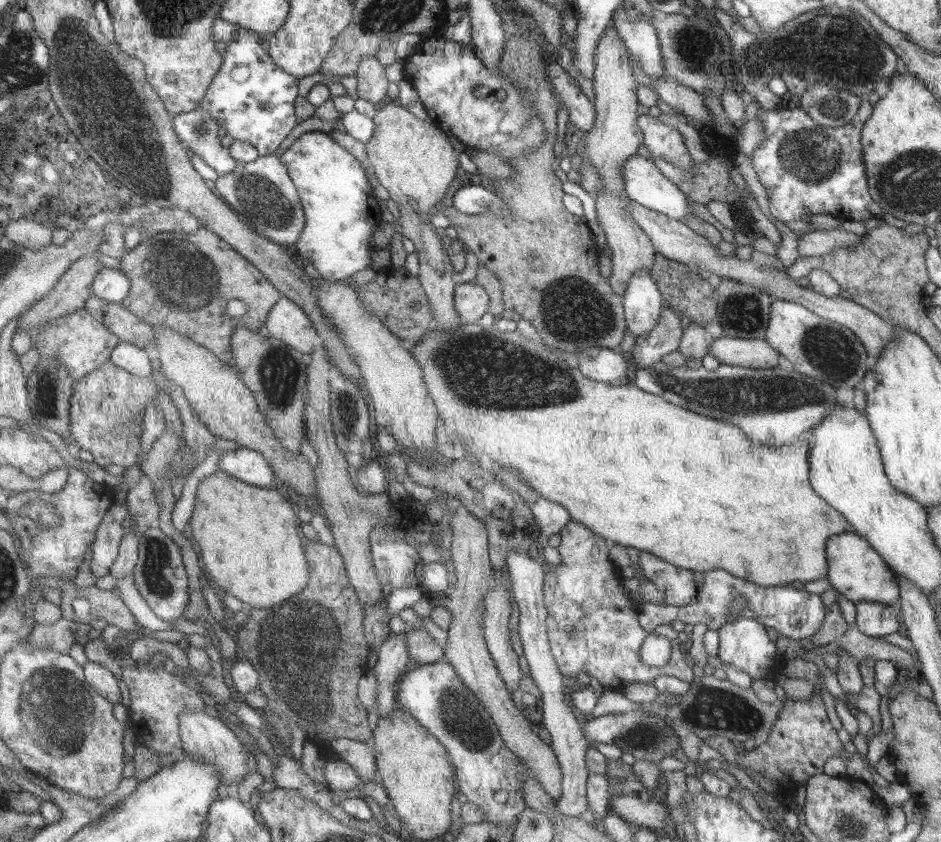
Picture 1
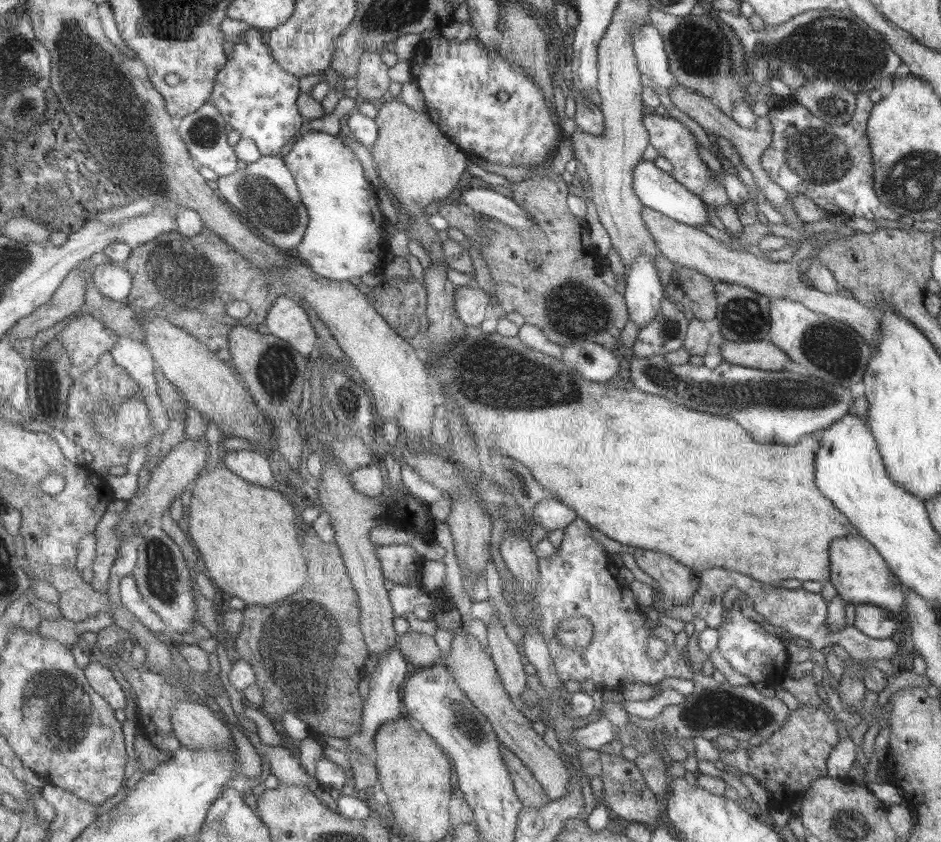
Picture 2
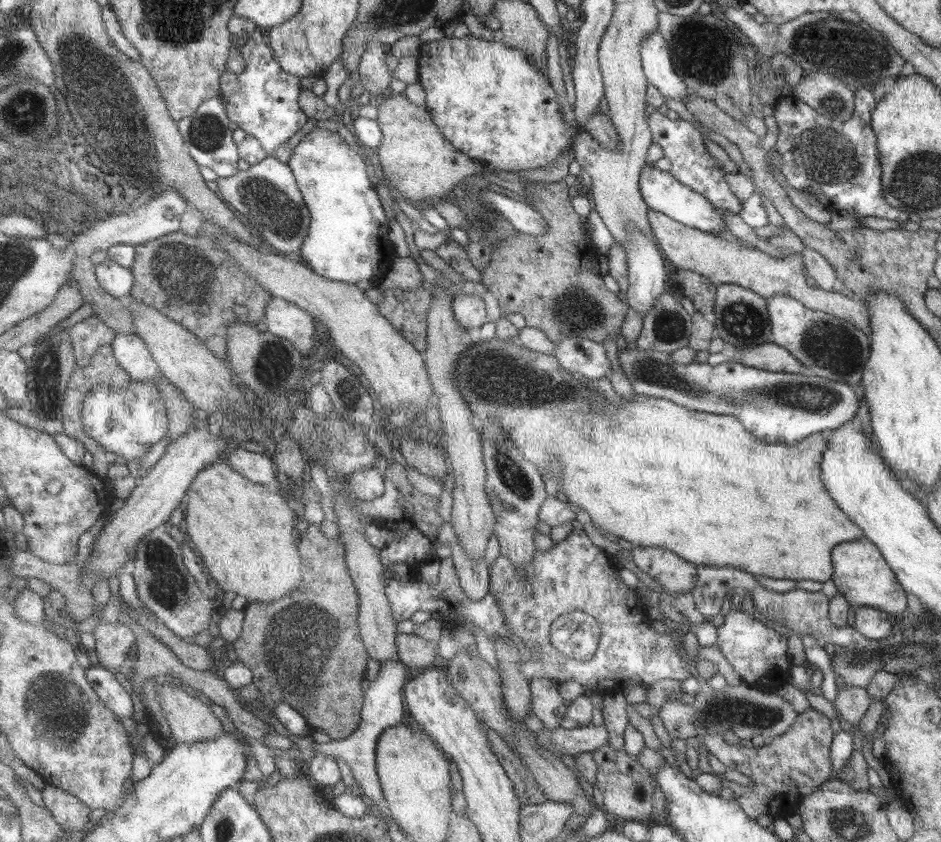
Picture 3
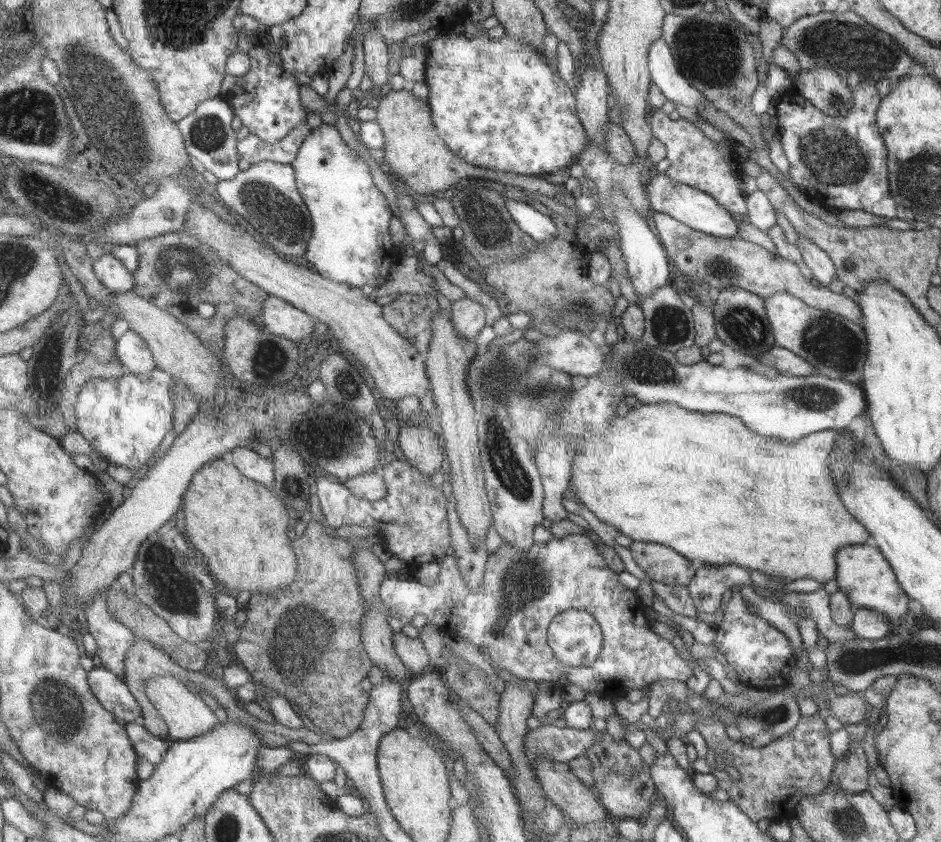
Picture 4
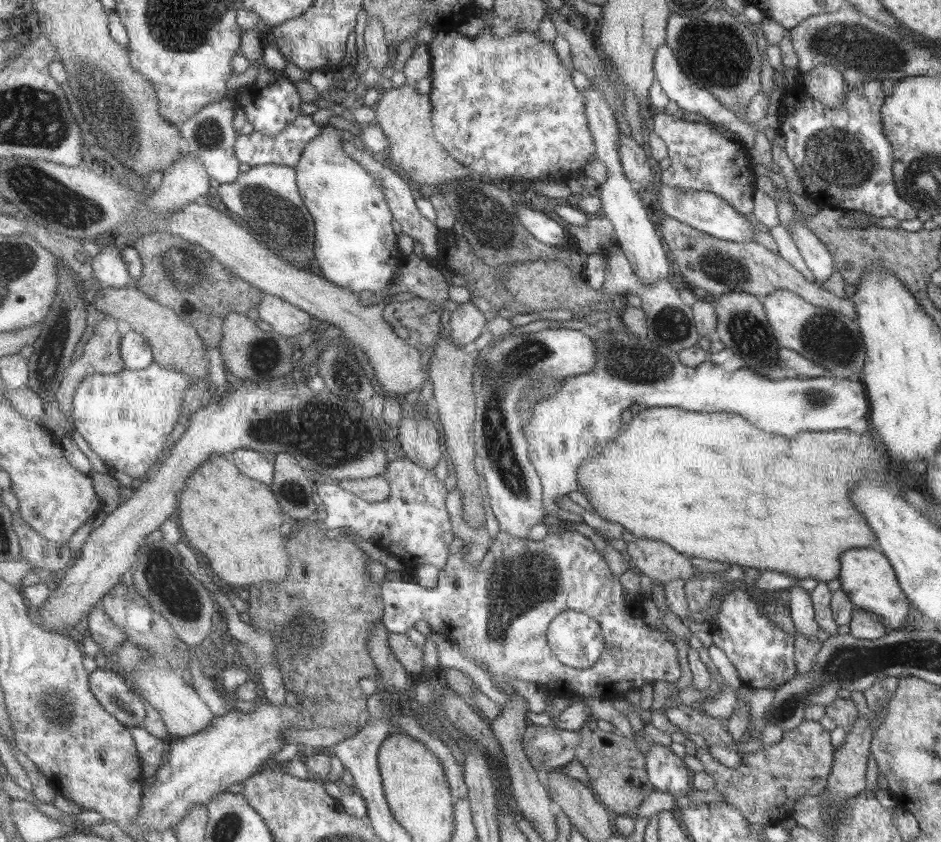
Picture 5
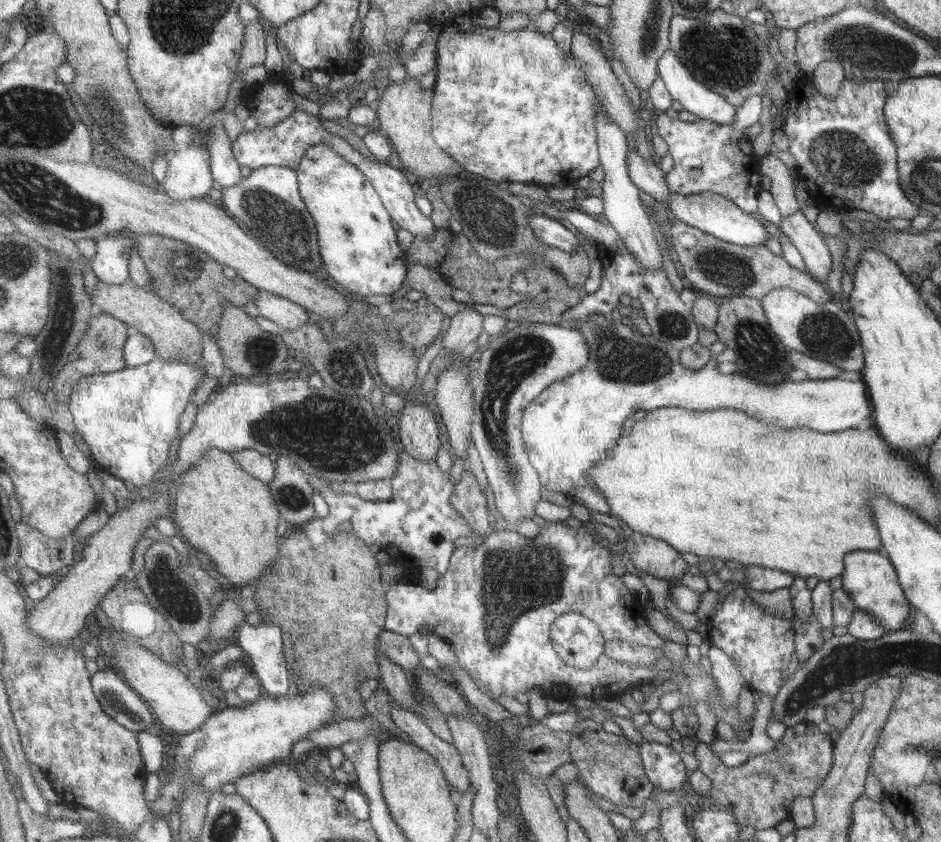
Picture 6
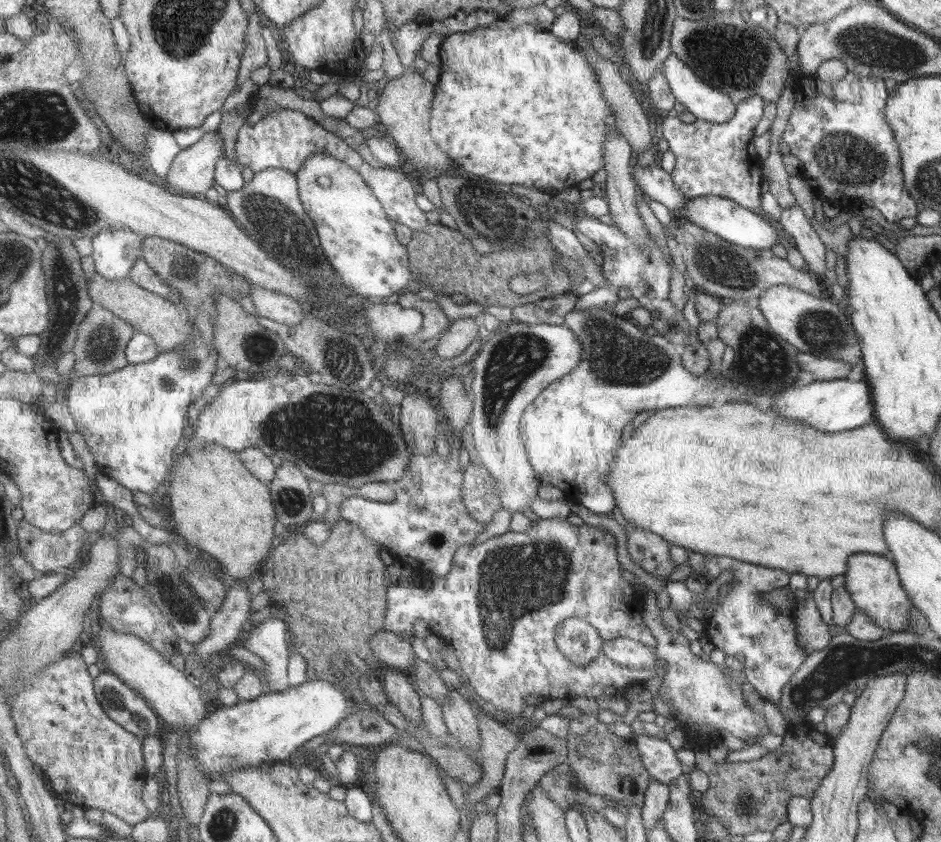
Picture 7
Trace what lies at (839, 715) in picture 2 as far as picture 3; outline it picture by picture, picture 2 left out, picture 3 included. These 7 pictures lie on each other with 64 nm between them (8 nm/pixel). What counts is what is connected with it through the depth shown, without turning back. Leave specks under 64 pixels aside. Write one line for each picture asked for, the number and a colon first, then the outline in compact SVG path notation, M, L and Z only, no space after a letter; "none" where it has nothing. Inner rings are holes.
3: M803 634L801 640L805 648L805 660L823 672L823 682L819 686L821 696L827 700L835 700L837 686L835 686L835 676L831 672L831 656L825 654L825 650L817 644L817 640L811 634Z

